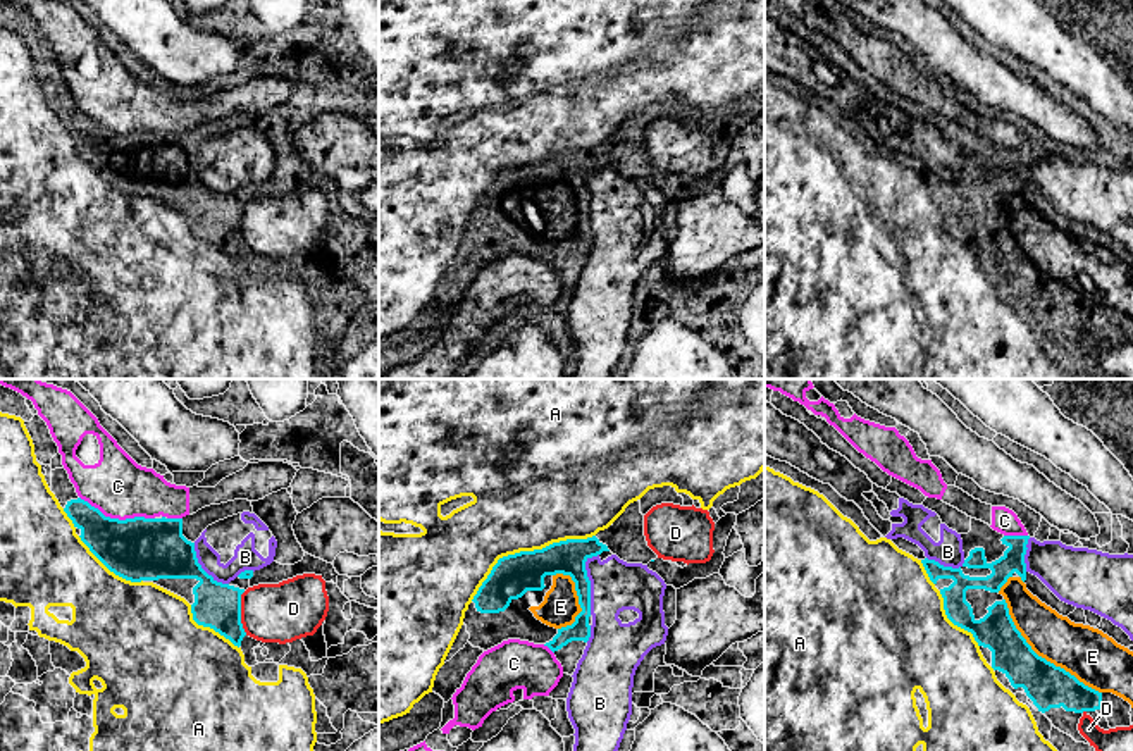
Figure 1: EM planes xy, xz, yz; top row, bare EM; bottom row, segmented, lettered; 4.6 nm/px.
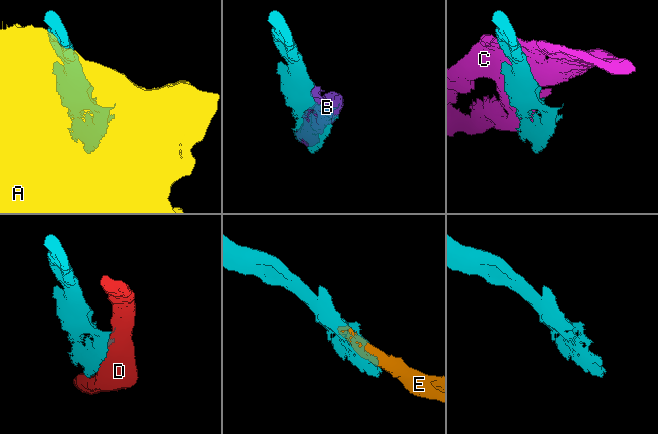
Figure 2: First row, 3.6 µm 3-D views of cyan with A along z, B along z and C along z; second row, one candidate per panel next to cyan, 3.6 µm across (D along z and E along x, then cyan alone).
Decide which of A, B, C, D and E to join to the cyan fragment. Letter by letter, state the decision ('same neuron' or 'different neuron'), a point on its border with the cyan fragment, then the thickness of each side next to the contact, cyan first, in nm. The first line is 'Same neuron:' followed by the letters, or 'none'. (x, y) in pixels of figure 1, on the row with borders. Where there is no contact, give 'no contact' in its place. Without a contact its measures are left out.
Same neuron: E
A: different neuron; meets cyan in xz at (526, 552); 190 nm thick on the cyan side, 480 nm on the other
B: different neuron; meets cyan in xz at (589, 583); 160 nm thick on the cyan side, 240 nm on the other
C: different neuron; meets cyan in xy at (117, 519); 300 nm thick on the cyan side, 280 nm on the other
D: different neuron; meets cyan in xy at (240, 614); 220 nm thick on the cyan side, 280 nm on the other
E: same neuron; meets cyan in yz at (1040, 657); 200 nm thick on the cyan side, 240 nm on the other

